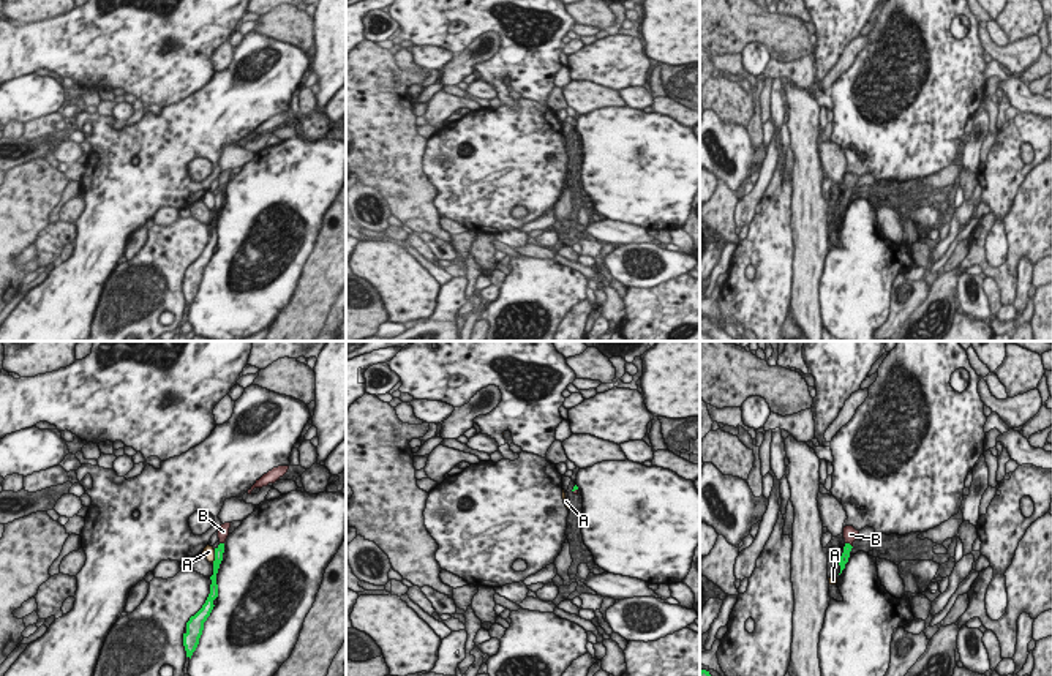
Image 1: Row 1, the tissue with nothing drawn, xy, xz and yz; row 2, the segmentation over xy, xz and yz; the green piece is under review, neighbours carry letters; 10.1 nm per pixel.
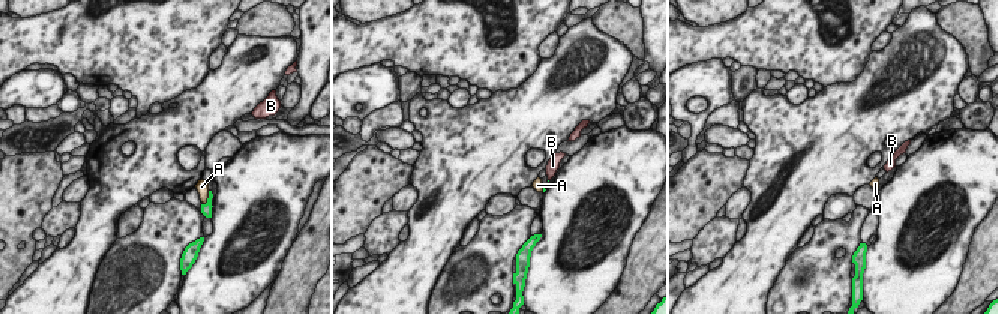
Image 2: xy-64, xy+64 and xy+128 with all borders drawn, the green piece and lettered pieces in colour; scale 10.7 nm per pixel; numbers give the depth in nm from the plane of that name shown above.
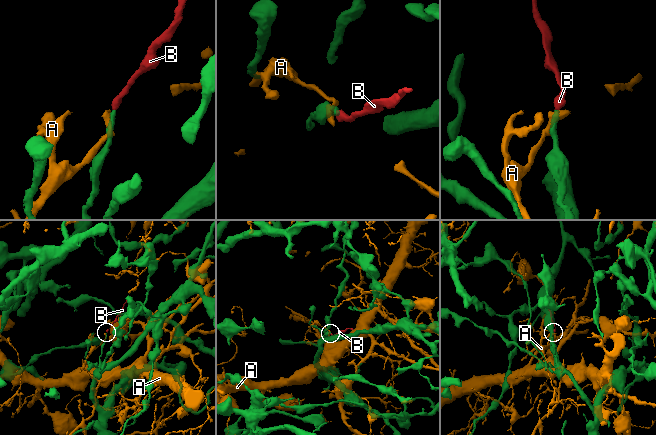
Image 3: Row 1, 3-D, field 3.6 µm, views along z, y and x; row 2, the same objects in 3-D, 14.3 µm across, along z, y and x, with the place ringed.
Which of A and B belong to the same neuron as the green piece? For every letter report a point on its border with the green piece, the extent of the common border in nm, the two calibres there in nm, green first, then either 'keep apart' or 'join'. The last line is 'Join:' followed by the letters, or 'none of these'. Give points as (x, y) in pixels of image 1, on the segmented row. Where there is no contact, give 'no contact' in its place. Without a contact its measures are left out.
A: meets green in xy at (215, 556); contact 150 nm long; 100 nm thick on the green side, 120 nm on the other; keep apart
B: meets green in yz at (849, 544); contact 100 nm long; 90 nm thick on the green side, 140 nm on the other; join
Join: B

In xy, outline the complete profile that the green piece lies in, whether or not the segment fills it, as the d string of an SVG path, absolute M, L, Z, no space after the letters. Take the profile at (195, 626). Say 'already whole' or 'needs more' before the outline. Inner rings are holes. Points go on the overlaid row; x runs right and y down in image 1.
needs more | M224 523L218 529L220 545L215 548L213 575L210 576L212 580L210 594L205 603L202 605L202 608L194 616L191 616L190 621L186 622L186 632L183 633L183 646L186 651L186 657L190 659L199 644L199 638L204 630L204 622L207 621L207 618L210 616L215 607L213 600L218 597L216 573L223 561L224 542L229 535L229 528L231 528L231 523Z

